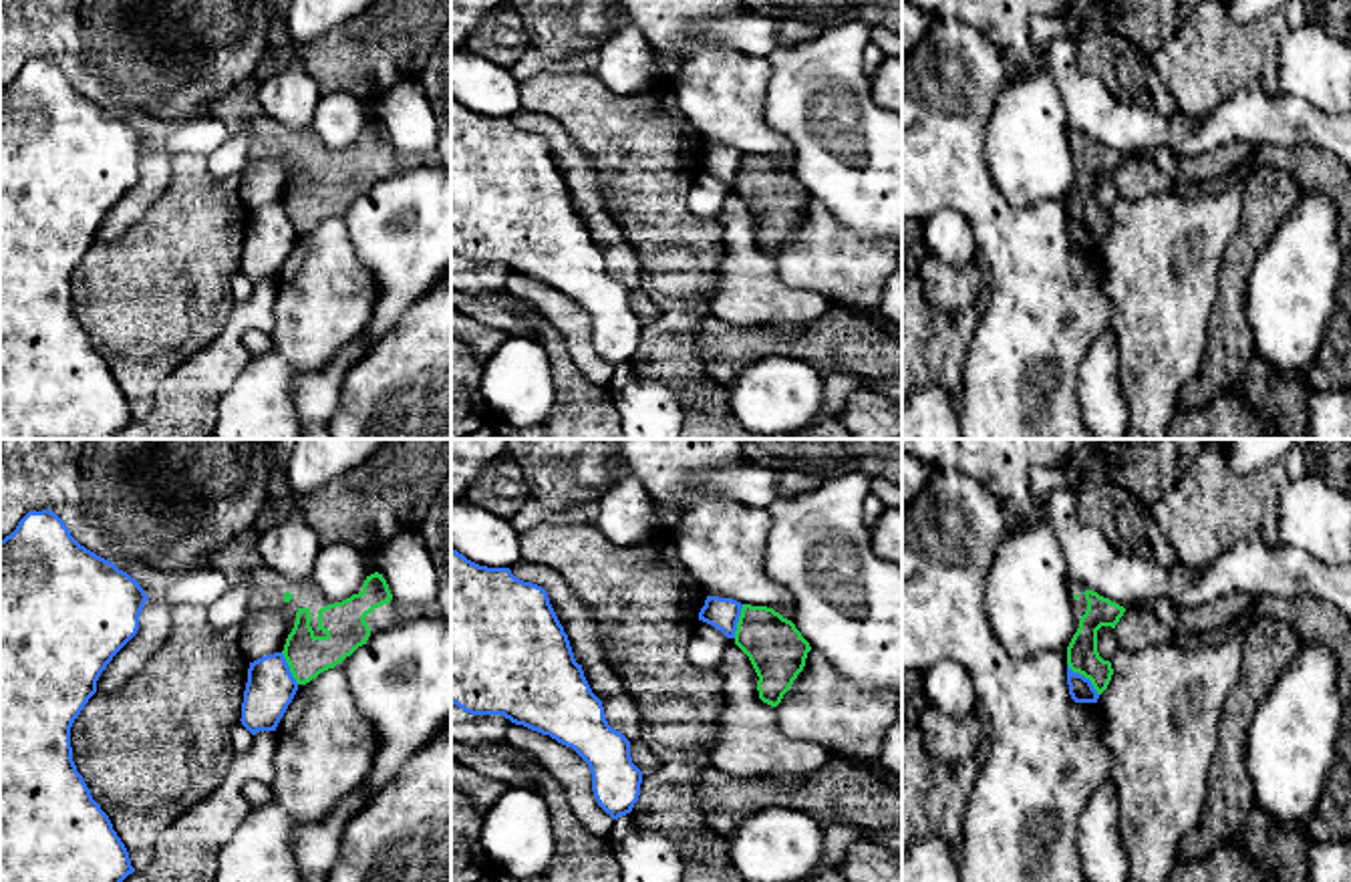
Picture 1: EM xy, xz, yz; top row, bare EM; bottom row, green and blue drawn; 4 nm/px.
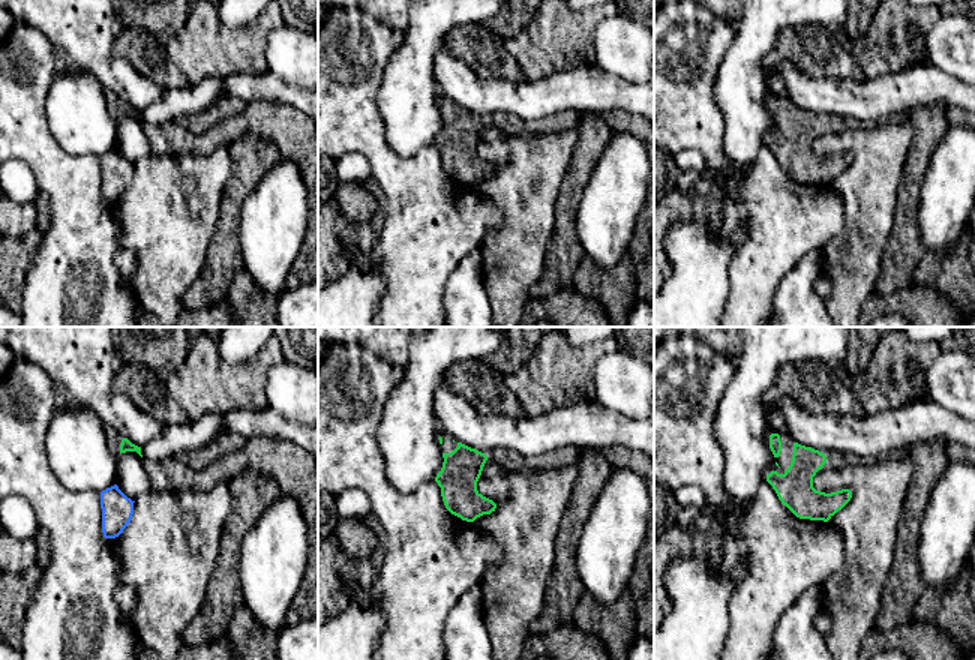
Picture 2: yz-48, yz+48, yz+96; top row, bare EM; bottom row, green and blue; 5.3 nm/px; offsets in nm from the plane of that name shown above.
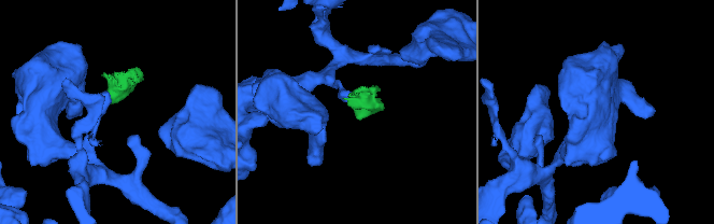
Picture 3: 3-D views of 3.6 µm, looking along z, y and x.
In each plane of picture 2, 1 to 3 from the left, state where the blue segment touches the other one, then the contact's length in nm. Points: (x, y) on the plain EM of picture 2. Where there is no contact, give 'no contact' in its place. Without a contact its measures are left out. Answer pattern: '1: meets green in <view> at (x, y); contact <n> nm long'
1: no contact
2: no contact
3: no contact

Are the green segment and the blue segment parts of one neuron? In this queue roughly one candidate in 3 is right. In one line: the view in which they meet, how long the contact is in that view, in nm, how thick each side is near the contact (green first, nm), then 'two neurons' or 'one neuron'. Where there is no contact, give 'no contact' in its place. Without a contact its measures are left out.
contact in yz; length 180 nm; calibres 130 and 100 nm; two neurons

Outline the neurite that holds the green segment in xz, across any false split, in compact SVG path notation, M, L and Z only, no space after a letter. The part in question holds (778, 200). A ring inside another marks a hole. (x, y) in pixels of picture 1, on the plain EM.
M743 153L735 179L735 193L749 205L759 230L759 248L771 256L777 256L783 244L789 240L797 224L805 215L809 191L801 185L795 173L783 167L779 161L767 155Z

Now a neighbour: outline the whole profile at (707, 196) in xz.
M699 169L687 201L697 215L715 217L733 193L735 187L727 187L715 175Z

